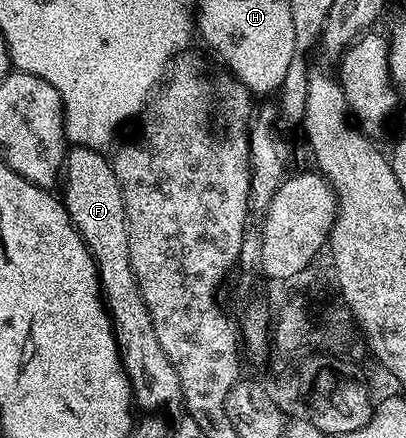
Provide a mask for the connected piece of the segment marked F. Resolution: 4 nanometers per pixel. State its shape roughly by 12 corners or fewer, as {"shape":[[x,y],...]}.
{"shape":[[96,148],[66,153],[60,199],[98,267],[134,402],[182,400],[152,330],[124,194]]}

